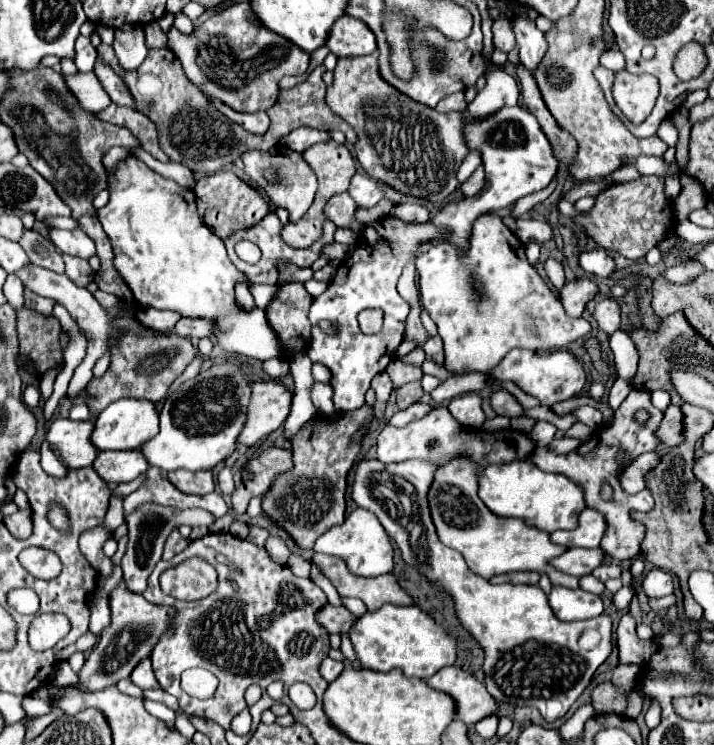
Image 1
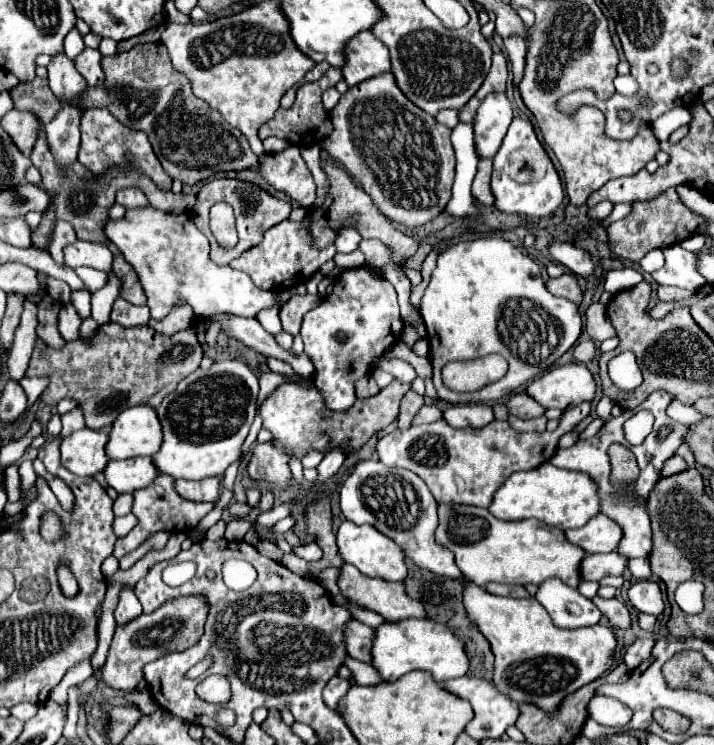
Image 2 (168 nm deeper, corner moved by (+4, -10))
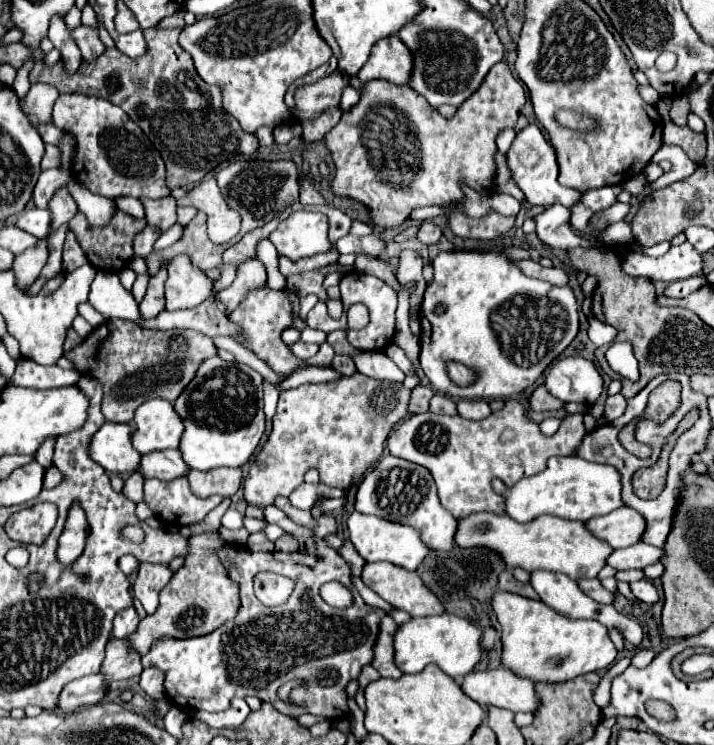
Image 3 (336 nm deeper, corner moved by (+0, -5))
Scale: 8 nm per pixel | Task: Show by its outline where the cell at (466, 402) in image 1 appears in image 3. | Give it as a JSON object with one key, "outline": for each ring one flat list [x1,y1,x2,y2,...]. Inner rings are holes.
{"outline":[[461,400,457,406,459,416,469,420,483,420,491,414,491,406,487,400]]}

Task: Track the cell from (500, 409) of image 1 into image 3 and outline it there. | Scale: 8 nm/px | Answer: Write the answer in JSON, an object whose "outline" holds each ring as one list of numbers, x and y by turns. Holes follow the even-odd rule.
{"outline":[[537,386,535,392,529,396,529,408,535,412,543,412,543,410,559,410,563,408,563,402,559,402,555,396,551,396,545,386]]}

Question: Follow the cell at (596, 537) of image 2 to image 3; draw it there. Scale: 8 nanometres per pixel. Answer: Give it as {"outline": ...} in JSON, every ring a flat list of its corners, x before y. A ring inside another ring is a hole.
{"outline":[[621,506,613,510,611,514,595,516,587,520,585,526,593,536,605,540,611,548,627,548,639,542,645,530,645,520,633,508]]}

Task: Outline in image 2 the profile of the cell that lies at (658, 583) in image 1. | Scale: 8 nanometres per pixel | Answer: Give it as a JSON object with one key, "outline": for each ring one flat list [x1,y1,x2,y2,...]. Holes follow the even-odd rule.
{"outline":[[637,581,629,589,629,601,637,611,649,615,661,615,663,611,663,597,661,589,655,581]]}

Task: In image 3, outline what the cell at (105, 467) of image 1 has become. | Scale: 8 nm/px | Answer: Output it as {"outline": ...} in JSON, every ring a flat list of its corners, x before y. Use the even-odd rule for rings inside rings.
{"outline":[[163,450,163,452,143,454,137,472,143,478,175,480,175,478,187,474,187,464,183,462,179,450]]}

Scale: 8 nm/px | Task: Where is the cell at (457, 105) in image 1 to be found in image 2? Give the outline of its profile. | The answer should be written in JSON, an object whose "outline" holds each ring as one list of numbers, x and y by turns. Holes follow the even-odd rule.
{"outline":[[443,109,443,111,437,113,437,121,443,123,445,127,453,129,459,123,459,111,455,111,455,109]]}

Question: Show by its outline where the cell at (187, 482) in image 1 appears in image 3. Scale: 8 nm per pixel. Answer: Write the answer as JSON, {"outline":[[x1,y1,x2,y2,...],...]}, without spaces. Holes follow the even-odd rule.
{"outline":[[219,468,211,472,197,472,191,470,187,474,191,492,199,498,207,498,213,494,219,496,233,496,241,486,241,470,239,468]]}

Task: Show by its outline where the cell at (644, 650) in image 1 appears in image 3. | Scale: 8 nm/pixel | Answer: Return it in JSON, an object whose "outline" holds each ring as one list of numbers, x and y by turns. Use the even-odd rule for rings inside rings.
{"outline":[[587,578,579,580,579,586,581,586,581,590,589,598,593,598,597,602,603,602,603,604,615,604,615,594,609,592,609,590,605,590,597,578,593,578,593,580,587,580]]}

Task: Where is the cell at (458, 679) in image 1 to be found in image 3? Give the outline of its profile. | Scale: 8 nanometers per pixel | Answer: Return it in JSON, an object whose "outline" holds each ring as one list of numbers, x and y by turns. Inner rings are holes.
{"outline":[[507,668,469,672,461,680,461,690,483,708,495,706,509,712,535,712,539,698,531,680,515,676]]}

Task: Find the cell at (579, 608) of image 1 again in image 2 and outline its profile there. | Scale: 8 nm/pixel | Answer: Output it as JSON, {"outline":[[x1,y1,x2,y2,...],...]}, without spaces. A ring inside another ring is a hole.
{"outline":[[561,579,543,581,535,599,547,609,553,623,561,629,597,625,601,619,601,611,593,605,593,601,583,597,577,589,567,587]]}

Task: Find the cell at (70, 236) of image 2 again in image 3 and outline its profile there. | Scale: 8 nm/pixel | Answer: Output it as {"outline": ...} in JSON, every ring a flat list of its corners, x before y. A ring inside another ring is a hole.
{"outline":[[69,230,65,246,63,246,63,270,73,272,83,264,87,264,87,254,79,246,79,240,75,238,75,234]]}

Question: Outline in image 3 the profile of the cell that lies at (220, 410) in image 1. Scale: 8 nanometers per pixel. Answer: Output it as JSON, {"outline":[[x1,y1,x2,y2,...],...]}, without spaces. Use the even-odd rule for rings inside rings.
{"outline":[[219,356,201,362,195,378,183,388,173,406,185,426,179,450,191,470,243,466,265,432,263,378,247,364,225,362]]}

